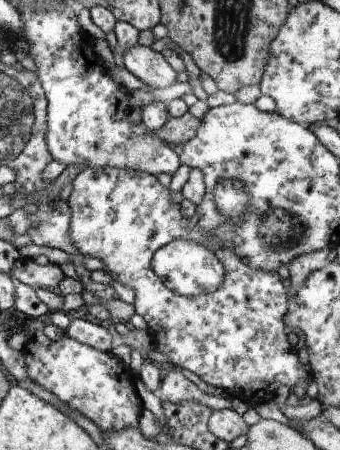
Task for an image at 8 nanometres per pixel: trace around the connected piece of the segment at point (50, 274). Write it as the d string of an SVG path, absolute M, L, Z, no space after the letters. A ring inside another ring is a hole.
M26 258L16 262L10 275L34 290L56 288L66 278L61 268L62 266L51 263L39 266L34 260Z

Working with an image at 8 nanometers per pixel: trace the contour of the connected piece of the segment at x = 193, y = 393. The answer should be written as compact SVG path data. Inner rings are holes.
M175 367L164 376L161 382L162 401L180 404L180 402L197 402L204 404L210 410L232 409L231 399L224 400L223 397L209 396L202 392L194 382L190 382L180 368Z

